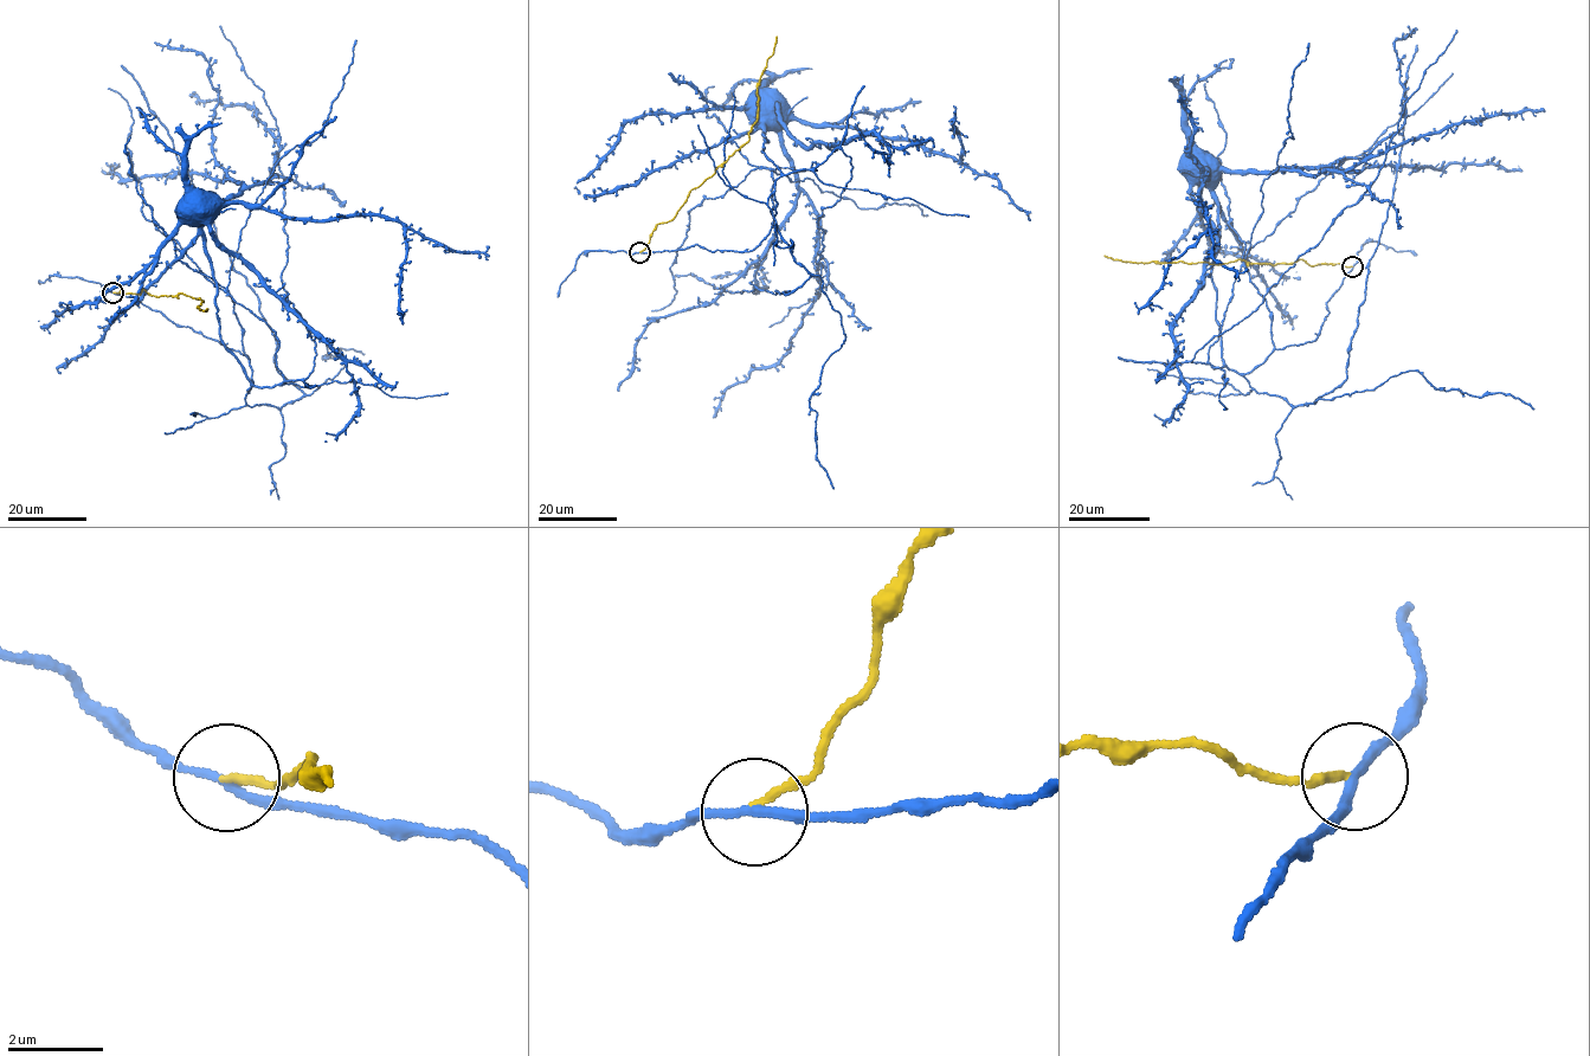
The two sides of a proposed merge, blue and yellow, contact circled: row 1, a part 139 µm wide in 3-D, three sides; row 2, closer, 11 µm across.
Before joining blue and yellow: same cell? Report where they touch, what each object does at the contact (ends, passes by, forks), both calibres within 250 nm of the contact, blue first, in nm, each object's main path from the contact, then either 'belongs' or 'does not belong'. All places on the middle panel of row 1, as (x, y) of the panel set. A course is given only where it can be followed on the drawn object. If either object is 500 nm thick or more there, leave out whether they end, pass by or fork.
place (639, 252); blue passes by; yellow ends; calibres 190 and 170 nm; course blue (639, 252), (752, 251), (764, 238), (772, 173), (750, 165), (733, 140), (765, 120), (765, 95); course yellow (639, 251), (655, 226), (670, 221), (691, 190), (748, 140), (758, 113), (757, 84), (773, 53), (777, 36); does not belong

